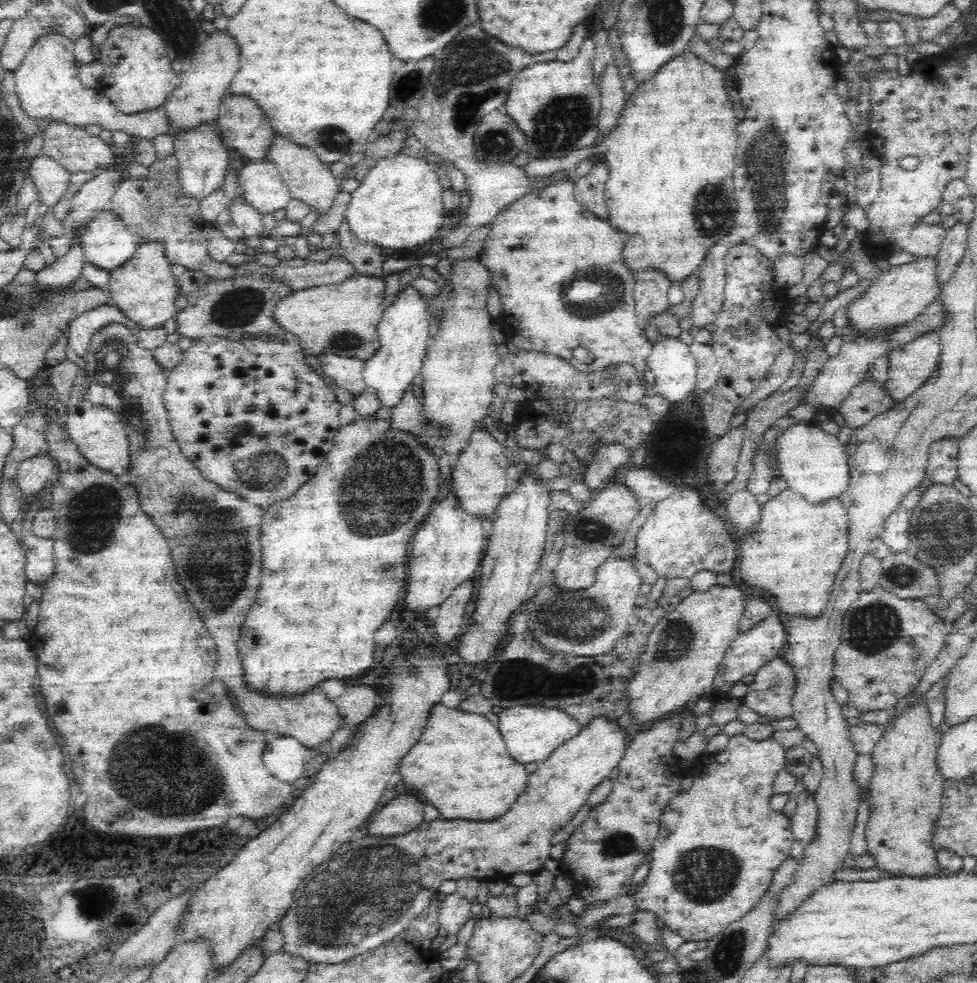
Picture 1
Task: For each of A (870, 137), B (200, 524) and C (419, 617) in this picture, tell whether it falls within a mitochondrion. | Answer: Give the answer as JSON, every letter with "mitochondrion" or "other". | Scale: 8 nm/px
{"A":"other","B":"mitochondrion","C":"other"}

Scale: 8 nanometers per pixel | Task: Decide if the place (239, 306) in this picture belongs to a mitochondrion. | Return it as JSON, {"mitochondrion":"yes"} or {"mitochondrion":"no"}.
{"mitochondrion":"yes"}

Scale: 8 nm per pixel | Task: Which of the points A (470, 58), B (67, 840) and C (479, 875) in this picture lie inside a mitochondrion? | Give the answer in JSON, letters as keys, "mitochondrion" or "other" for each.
{"A":"mitochondrion","B":"other","C":"other"}

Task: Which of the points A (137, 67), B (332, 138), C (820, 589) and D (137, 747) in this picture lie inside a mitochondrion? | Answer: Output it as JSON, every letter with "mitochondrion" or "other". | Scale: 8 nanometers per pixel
{"A":"other","B":"mitochondrion","C":"other","D":"mitochondrion"}

